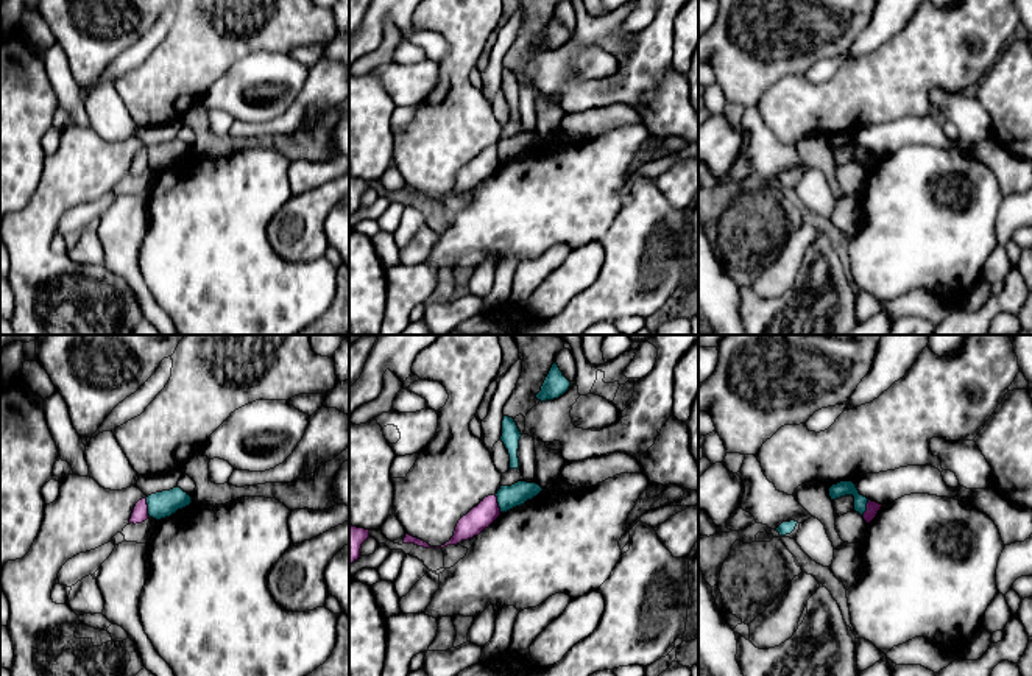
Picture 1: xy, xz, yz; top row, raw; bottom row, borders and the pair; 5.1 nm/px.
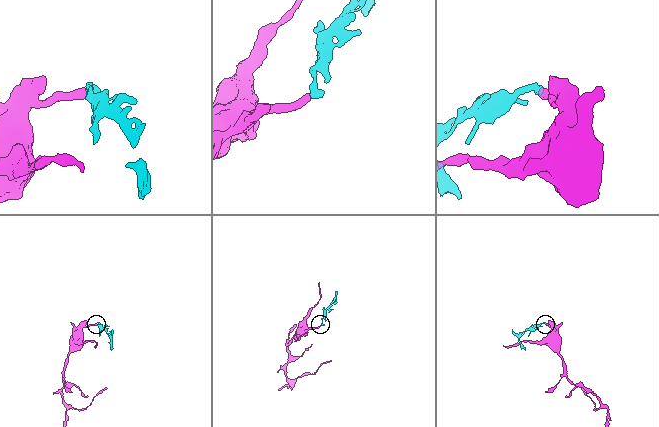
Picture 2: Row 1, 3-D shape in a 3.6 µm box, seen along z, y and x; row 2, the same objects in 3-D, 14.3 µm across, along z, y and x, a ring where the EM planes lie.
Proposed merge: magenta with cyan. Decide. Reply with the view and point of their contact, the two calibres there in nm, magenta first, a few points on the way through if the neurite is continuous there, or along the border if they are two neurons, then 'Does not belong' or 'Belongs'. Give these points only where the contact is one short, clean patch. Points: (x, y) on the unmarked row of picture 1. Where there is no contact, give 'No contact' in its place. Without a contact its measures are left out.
Touches magenta at xy (147, 158). Thickness 80 nm (magenta) against 140 nm. Boundary: xy (145, 148), (150, 167). Does not belong

